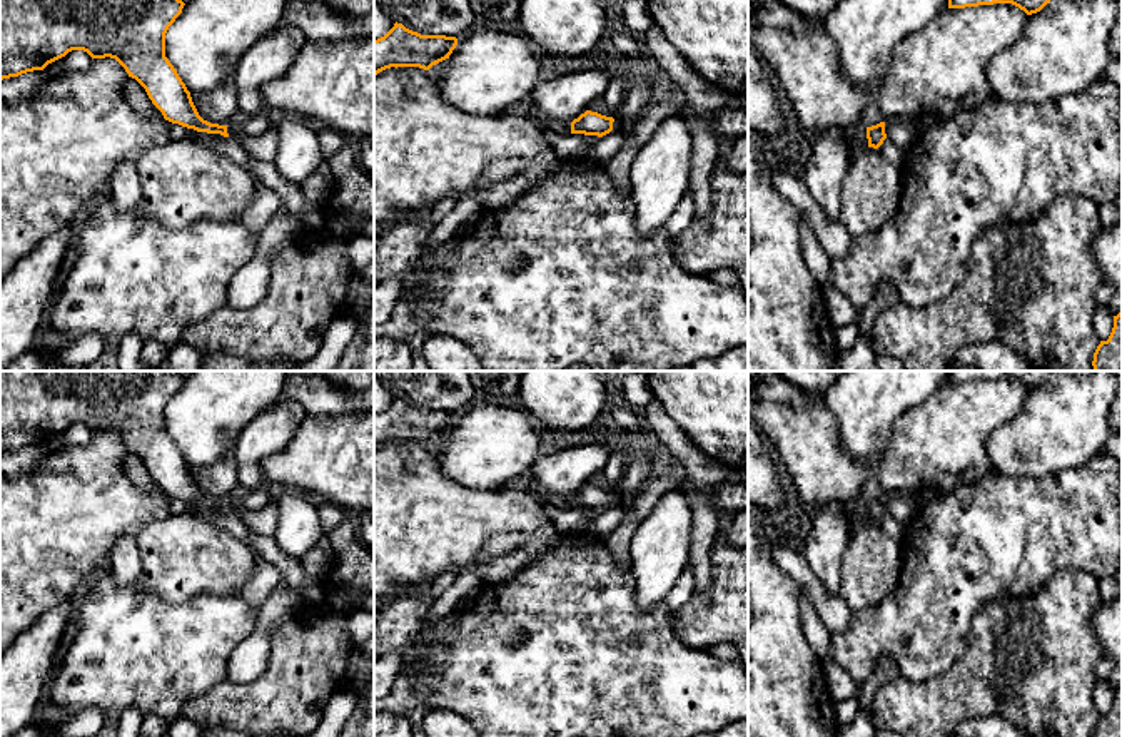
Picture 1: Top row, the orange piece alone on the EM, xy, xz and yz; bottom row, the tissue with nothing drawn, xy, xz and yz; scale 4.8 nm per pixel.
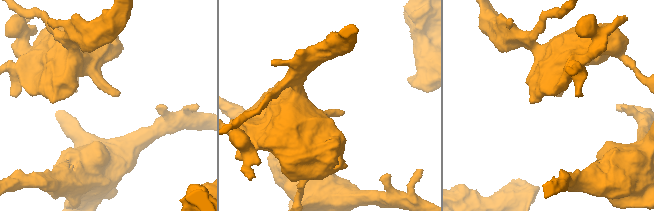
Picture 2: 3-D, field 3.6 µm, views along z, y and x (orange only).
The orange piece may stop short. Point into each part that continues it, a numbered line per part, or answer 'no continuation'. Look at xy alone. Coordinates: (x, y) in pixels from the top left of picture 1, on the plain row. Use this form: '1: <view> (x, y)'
no continuation

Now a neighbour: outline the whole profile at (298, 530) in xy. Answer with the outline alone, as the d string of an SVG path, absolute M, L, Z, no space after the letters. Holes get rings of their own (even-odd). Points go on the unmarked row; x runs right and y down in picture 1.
M284 491L275 500L277 525L272 538L277 546L297 560L326 536L317 501L301 491Z

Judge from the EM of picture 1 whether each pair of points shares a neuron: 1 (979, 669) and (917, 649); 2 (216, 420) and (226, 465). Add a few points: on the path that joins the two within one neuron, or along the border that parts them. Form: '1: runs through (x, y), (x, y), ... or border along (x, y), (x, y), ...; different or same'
1: border along (972, 624), (965, 652), (949, 667), (924, 681); different
2: border along (232, 448), (209, 465), (191, 467); different

